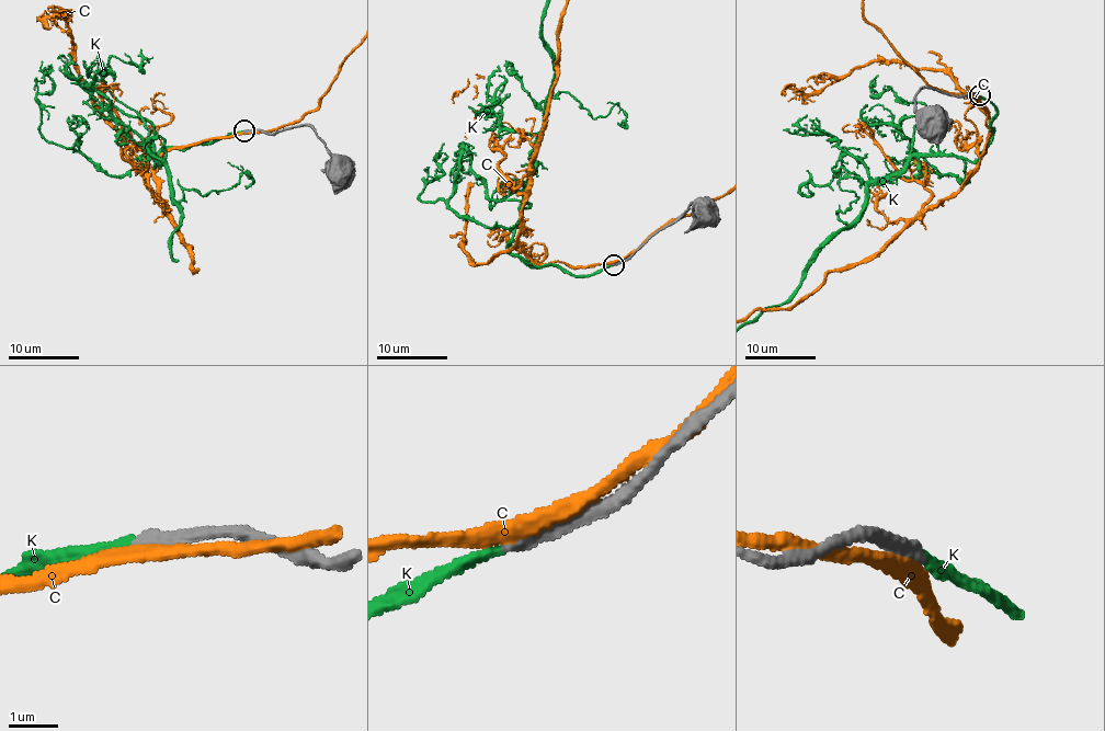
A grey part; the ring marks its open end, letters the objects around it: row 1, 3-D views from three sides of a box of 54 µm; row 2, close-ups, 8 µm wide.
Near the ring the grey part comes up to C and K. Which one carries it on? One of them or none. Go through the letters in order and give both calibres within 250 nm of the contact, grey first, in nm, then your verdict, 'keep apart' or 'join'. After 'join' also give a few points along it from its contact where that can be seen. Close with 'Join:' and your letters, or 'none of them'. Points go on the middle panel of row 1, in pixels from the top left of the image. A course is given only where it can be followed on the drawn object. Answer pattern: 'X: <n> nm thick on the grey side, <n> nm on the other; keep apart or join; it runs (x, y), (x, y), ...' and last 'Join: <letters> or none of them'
C: 320 nm thick on the grey side, 280 nm on the other; keep apart
K: 240 nm thick on the grey side, 220 nm on the other; join
Join: K

